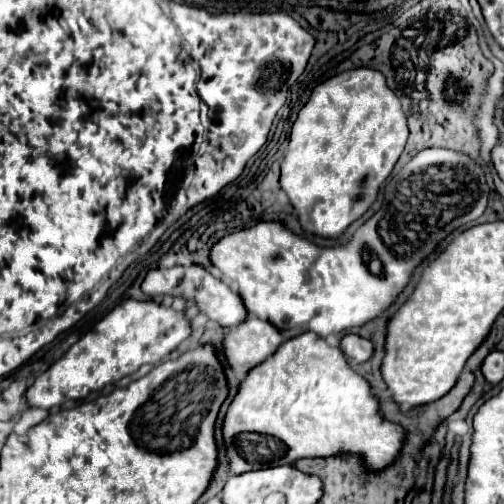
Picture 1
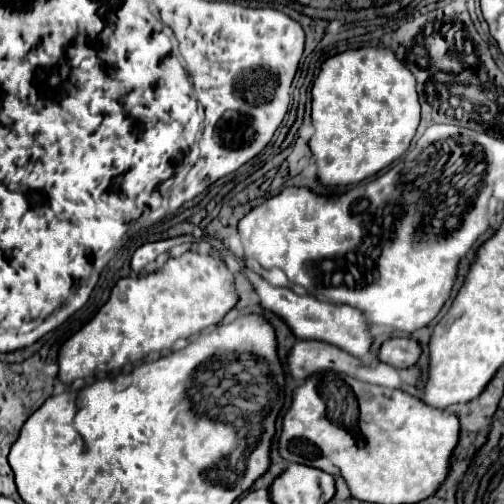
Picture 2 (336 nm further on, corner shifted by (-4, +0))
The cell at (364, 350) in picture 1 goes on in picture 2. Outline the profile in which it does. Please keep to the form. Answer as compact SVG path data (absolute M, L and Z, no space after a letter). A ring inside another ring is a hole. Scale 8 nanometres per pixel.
M389 338L379 348L379 360L393 368L411 368L421 356L421 348L411 338Z

